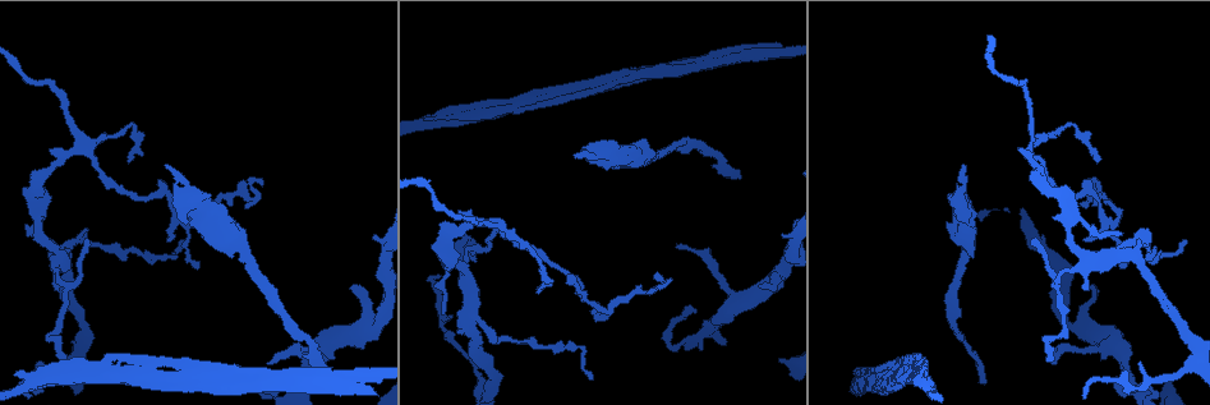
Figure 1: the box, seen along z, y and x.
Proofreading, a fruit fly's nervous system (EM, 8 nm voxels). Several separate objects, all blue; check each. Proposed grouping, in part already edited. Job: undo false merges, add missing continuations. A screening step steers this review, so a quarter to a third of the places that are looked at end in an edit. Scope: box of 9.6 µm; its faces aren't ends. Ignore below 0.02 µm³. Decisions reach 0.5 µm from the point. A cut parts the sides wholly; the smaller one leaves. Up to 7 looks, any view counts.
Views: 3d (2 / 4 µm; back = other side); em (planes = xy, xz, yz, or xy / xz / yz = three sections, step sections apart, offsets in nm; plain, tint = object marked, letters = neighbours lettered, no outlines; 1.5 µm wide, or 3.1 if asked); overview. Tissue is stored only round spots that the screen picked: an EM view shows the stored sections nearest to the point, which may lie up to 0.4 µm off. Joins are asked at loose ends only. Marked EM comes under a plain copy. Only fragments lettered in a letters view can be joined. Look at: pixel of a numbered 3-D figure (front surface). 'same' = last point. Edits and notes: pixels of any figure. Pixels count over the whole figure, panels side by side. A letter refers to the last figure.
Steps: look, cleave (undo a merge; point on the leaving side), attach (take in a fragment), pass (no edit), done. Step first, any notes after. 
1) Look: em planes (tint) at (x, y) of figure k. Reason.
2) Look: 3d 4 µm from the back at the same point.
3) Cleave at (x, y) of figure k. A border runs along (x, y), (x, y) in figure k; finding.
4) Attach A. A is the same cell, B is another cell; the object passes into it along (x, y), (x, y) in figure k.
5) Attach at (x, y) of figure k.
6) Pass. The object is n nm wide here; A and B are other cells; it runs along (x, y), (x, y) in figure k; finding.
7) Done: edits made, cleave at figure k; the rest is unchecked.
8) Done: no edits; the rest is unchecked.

Look: em planes (tint) at (751, 53) of figure 1. Branch point.

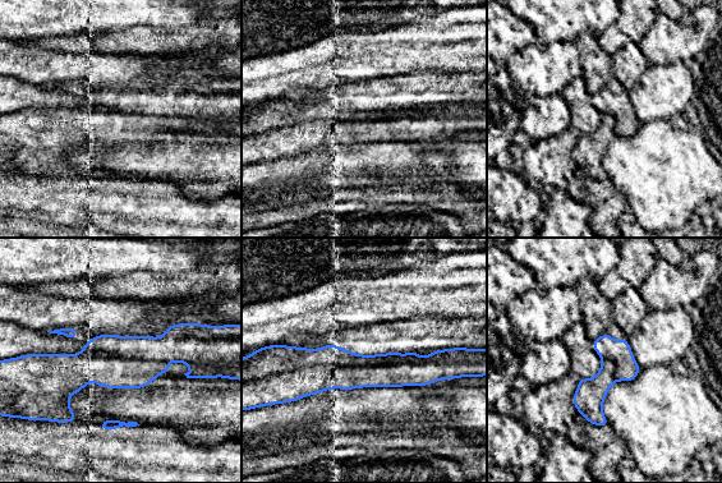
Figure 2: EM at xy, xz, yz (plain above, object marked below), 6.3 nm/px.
Look: em planes (letters) at the same point. See the neighbours.

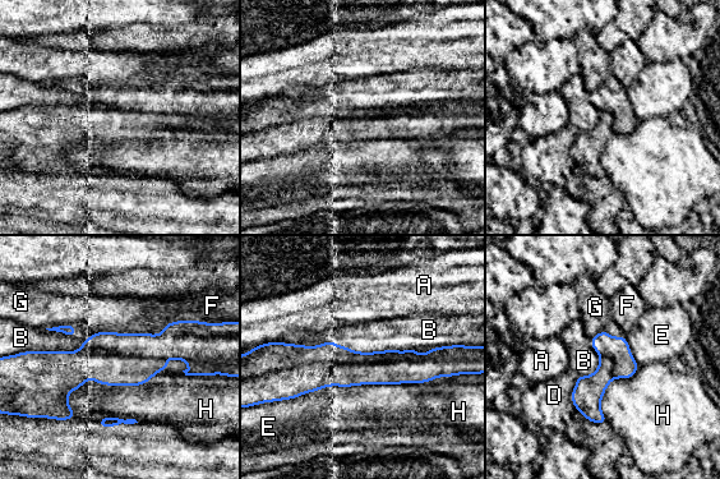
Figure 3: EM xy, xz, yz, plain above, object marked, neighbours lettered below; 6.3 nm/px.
Cleave at (309, 377) of figure 3. A, B, D, E, F, G and H are other cells; two neurons meet here.

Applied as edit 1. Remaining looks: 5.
Look: overview. See it whole again.

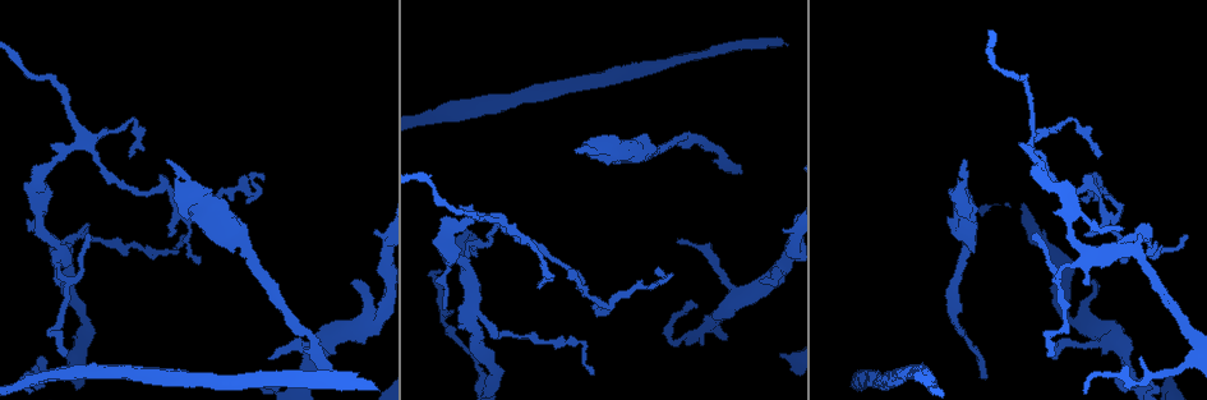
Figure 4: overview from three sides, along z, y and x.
Look: em planes (letters) at (1094, 282) of figure 4. An open end.

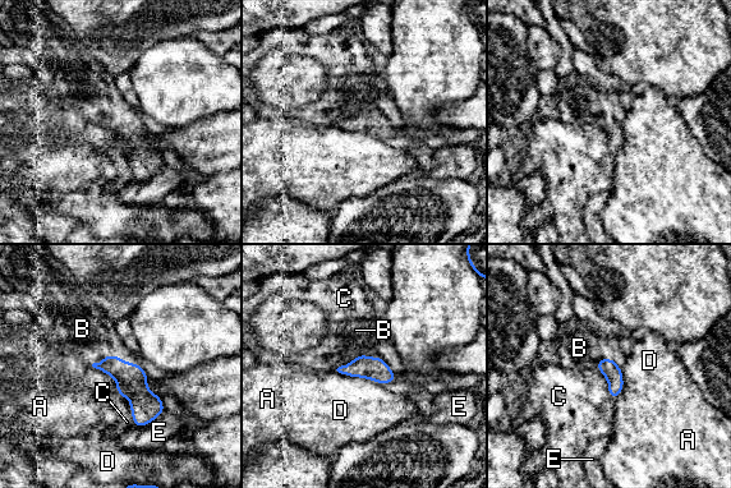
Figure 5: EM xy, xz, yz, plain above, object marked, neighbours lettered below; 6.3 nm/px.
Attach at (82, 328) of figure 5. B is the same cell, A, C, D and E are other cells; the object passes into it along (130, 378), (105, 357), (82, 328) in figure 5; the neuron continues.

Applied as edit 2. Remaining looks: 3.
Look: overview. See it whole again.

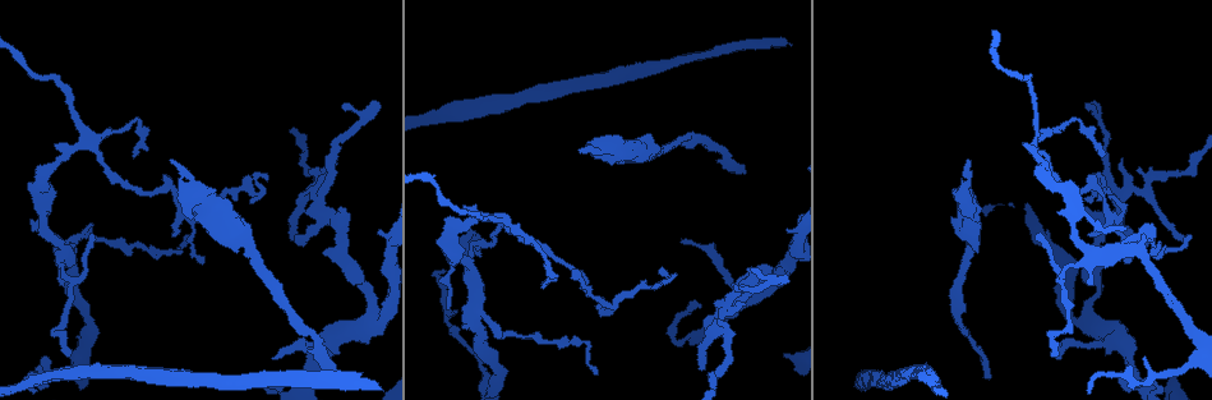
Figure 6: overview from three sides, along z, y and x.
Look: em planes (letters) at (1101, 157) of figure 6. End of a long branch.

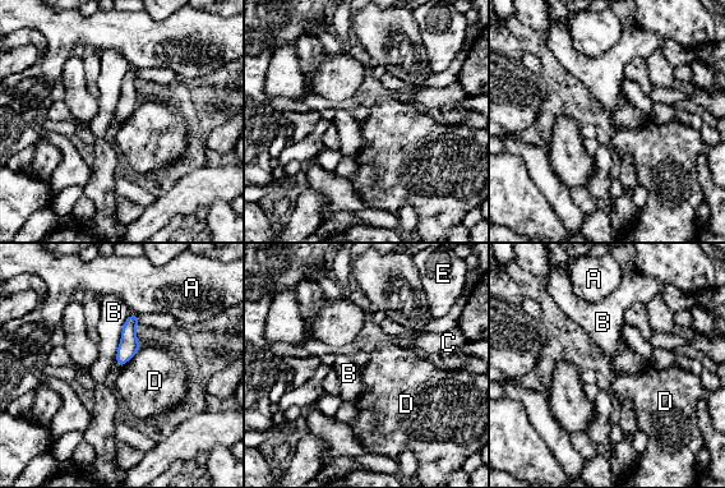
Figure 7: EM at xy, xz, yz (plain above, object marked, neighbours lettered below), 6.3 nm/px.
Pass. The longest contact is with B, 340 nm; A, B, C, D and E are other cells; none of them fits.

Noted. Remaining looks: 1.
Done: edits made, cleave at figure 3, attach at figure 5; the rest is unchecked.

